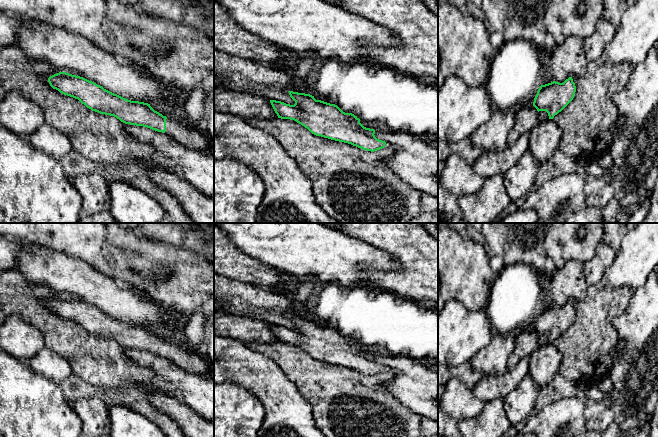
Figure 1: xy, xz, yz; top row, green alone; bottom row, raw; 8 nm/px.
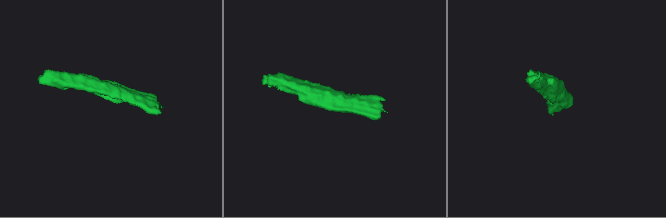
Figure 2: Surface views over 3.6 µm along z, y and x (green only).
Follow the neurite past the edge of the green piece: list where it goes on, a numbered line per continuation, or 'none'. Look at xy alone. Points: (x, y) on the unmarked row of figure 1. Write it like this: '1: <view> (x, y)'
1: xy (179, 355)

